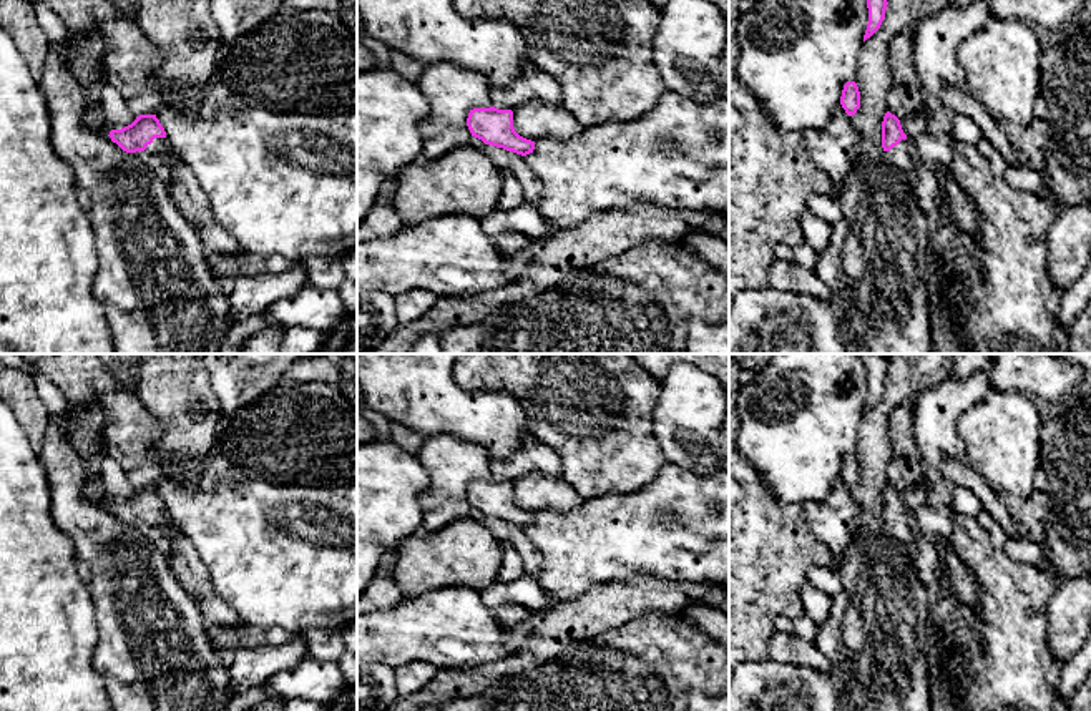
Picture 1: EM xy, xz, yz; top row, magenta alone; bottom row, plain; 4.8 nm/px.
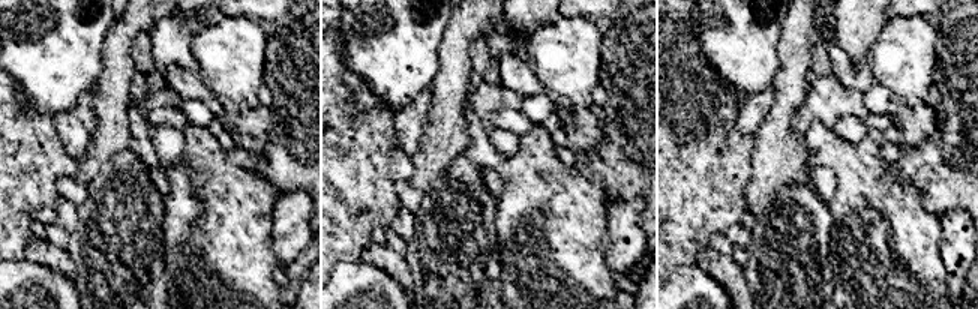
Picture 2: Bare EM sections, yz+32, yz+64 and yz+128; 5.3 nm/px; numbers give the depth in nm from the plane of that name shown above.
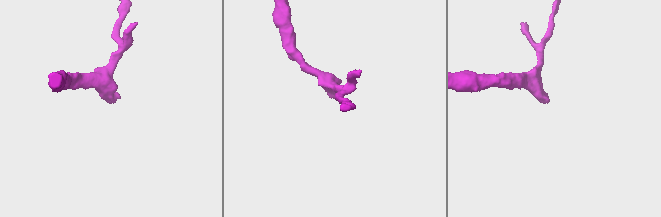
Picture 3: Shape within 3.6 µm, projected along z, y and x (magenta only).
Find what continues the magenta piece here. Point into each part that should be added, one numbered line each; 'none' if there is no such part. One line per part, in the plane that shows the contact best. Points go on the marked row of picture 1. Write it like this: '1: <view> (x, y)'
1: xy (153, 156)

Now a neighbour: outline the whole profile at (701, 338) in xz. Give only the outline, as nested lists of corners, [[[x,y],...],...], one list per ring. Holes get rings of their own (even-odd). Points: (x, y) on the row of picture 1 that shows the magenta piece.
[[[692,321],[684,327],[682,354],[729,354],[729,322]]]

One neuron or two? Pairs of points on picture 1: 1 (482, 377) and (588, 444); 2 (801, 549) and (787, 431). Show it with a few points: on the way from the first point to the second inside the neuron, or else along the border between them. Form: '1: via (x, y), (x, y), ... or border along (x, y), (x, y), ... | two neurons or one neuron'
1: via (508, 377), (522, 377), (565, 417) | one neuron
2: border along (763, 480), (777, 499), (802, 505) | two neurons

